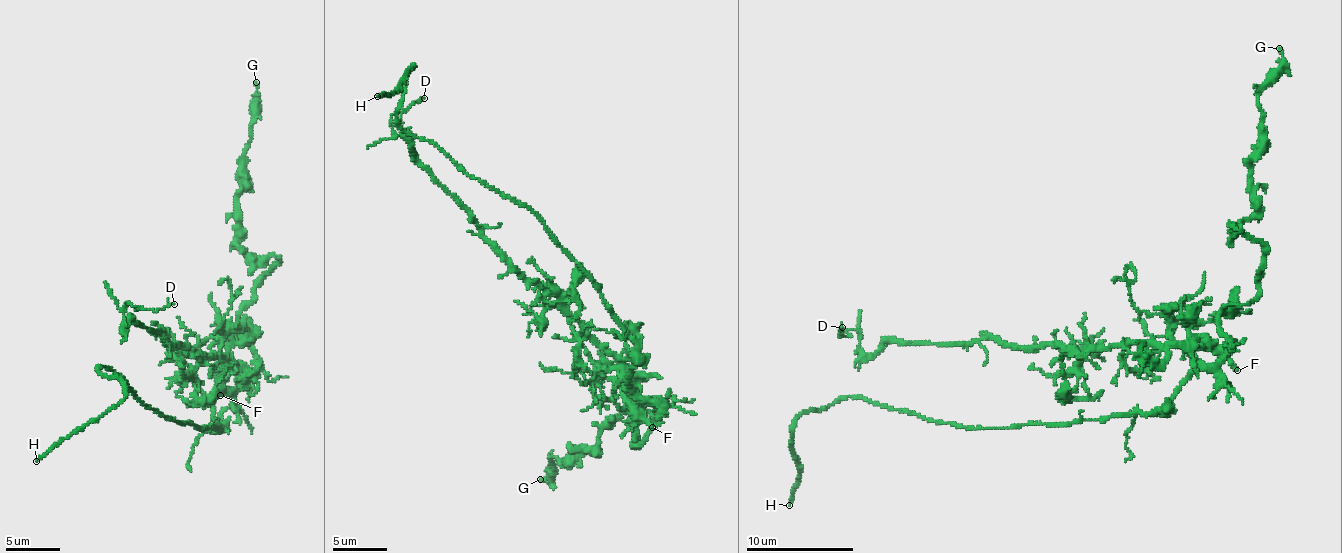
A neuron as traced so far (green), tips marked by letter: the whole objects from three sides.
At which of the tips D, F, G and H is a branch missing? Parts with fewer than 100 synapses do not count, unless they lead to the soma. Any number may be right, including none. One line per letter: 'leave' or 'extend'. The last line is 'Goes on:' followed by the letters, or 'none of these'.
D: leave
F: leave
G: leave
H: extend
Goes on: H

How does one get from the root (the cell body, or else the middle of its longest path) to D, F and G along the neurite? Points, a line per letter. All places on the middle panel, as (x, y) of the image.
D: (634, 354), (625, 389), (623, 366), (558, 298), (522, 278), (409, 140), (395, 136), (391, 117), (424, 98)
F: (634, 354), (627, 375), (629, 388), (623, 389), (623, 383), (622, 397), (630, 409), (652, 427)
G: (634, 354), (615, 401), (651, 432), (633, 447), (621, 413), (540, 479)

